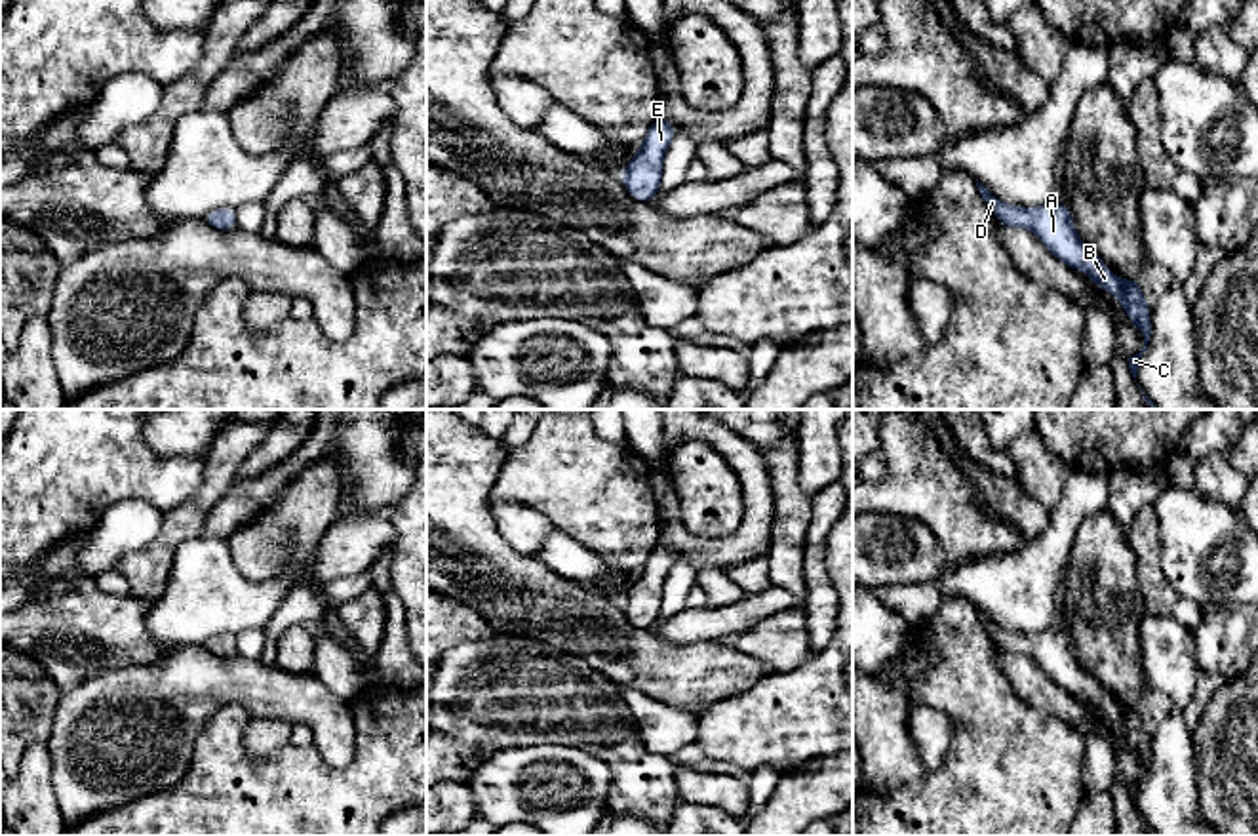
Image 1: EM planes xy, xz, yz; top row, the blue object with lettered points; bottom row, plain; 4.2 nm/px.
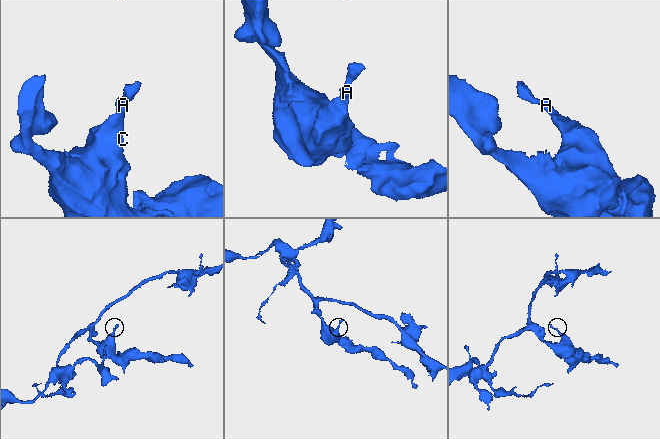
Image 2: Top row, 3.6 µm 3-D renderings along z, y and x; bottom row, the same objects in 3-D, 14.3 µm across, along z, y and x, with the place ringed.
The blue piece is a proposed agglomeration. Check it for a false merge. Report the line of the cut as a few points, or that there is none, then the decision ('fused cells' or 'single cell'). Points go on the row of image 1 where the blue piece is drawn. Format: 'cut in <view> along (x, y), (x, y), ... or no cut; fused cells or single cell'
no cut; single cell

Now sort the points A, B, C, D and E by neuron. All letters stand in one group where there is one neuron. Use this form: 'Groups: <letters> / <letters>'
Groups: A B C D E

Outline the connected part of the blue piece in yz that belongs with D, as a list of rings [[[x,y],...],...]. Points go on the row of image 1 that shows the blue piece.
[[[976,181],[976,187],[986,206],[995,213],[1003,227],[1024,227],[1033,230],[1054,257],[1064,261],[1071,270],[1085,270],[1096,288],[1106,288],[1125,307],[1129,318],[1144,337],[1144,348],[1129,358],[1129,369],[1136,381],[1140,358],[1146,352],[1151,335],[1151,309],[1144,303],[1138,280],[1121,280],[1104,267],[1102,257],[1079,240],[1071,227],[1068,206],[1062,206],[1056,200],[1043,204],[1037,209],[1011,206],[999,202],[982,183]]]

